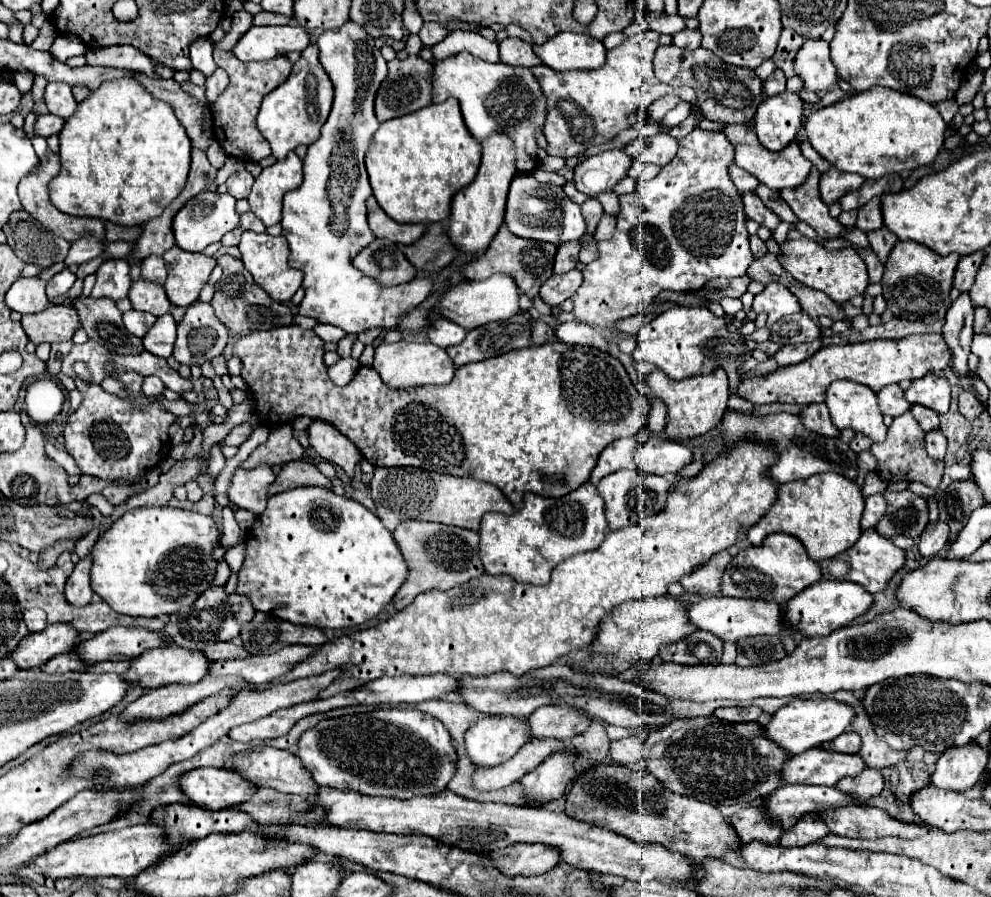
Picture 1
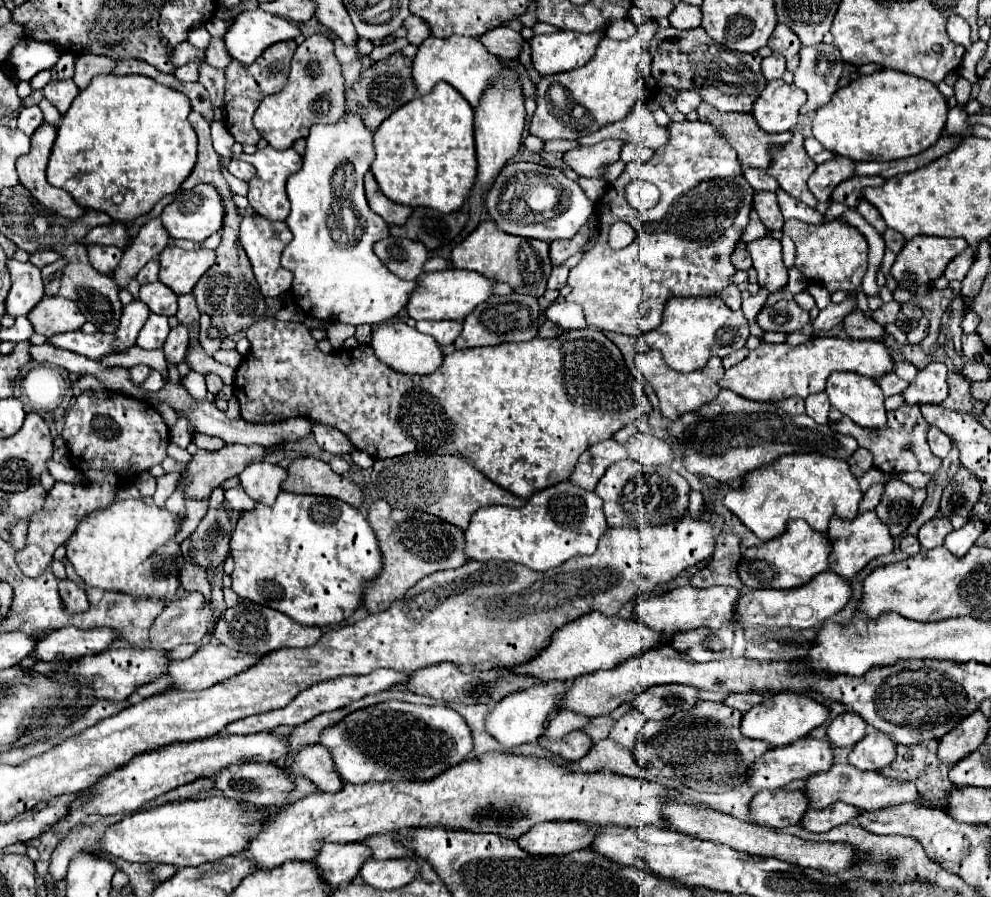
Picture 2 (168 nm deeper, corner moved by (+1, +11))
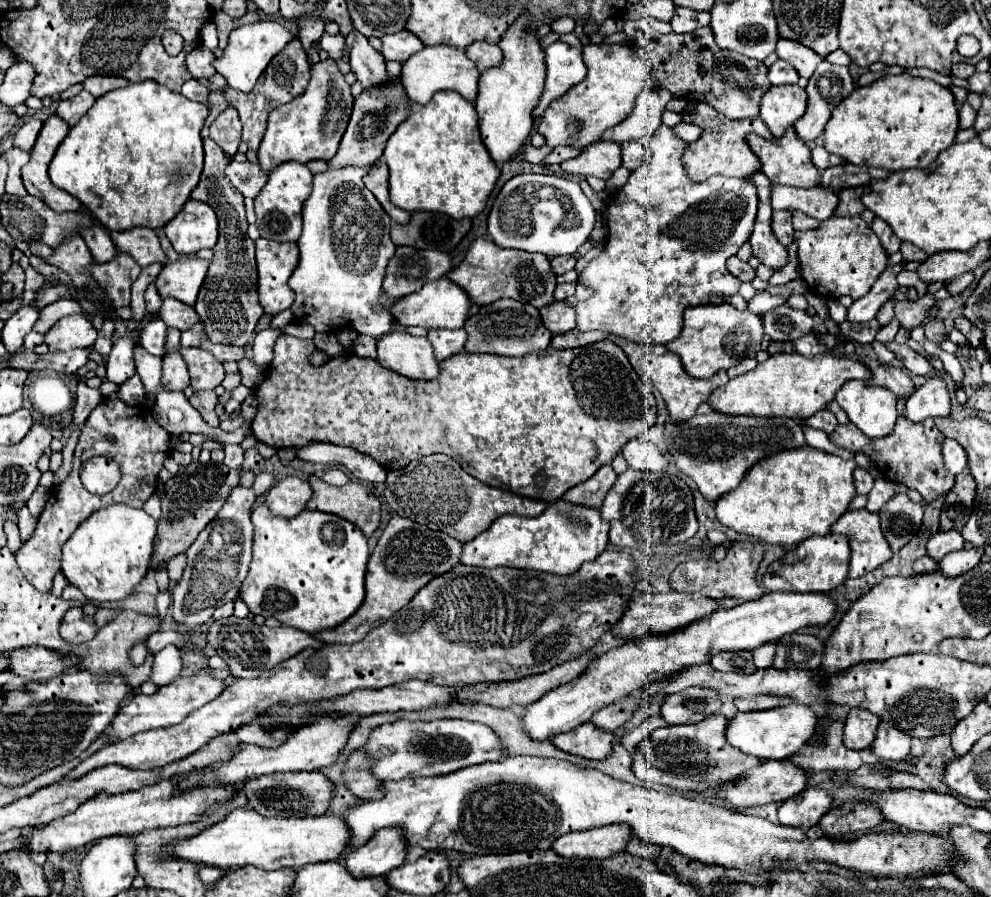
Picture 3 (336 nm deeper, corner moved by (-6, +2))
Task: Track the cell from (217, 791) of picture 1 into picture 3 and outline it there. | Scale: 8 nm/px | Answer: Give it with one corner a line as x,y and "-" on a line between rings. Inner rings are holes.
318,771
296,773
272,773
256,779
248,779
242,787
248,807
264,817
310,817
324,815
332,797
332,783

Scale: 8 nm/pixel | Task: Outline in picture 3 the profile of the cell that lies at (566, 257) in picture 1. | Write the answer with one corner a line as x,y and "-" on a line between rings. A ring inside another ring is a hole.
560,255
560,257
554,257
550,263
552,263
552,271
556,275
560,275
560,273
566,273
566,271
574,269
576,257
574,255

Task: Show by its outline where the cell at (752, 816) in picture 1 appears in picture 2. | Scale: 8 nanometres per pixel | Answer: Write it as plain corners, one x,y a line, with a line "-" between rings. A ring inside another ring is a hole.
761,790
753,798
753,820
761,826
787,828
799,824
809,808
805,790

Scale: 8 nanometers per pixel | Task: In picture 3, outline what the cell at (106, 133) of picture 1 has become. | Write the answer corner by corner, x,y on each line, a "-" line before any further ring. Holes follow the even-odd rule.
142,81
142,83
130,83
128,87
110,91
108,95
102,95
96,99
96,103
88,109
88,113
70,129
70,133
66,135
66,139
62,141
62,145
58,147
52,163
50,163
50,181
64,189
66,193
74,195
92,215
96,221
100,221
100,225
104,225
108,231
126,231
126,229
134,229
134,227
162,227
166,225
182,207
184,203
190,199
192,189
198,185
200,173
202,173
202,163
204,163
204,153
202,153
202,137
200,137
200,129
204,127
204,119
208,115
208,107
204,103
194,103
190,99
186,99
180,93
168,91
168,87
160,87
160,83
156,81

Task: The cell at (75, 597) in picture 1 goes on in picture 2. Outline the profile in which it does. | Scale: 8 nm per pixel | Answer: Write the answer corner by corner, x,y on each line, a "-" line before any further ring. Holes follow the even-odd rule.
63,580
59,582
59,596
65,604
65,610
71,612
71,614
79,614
79,612
85,612
89,608
89,602
87,602
87,594
83,588
79,588
75,582
71,580

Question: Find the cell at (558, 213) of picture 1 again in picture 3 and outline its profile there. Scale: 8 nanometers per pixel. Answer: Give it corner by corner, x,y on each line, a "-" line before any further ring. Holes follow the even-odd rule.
524,173
512,177
500,189
488,215
488,233
500,247
544,253
552,259
556,255
574,255
590,237
594,223
596,209
576,181

